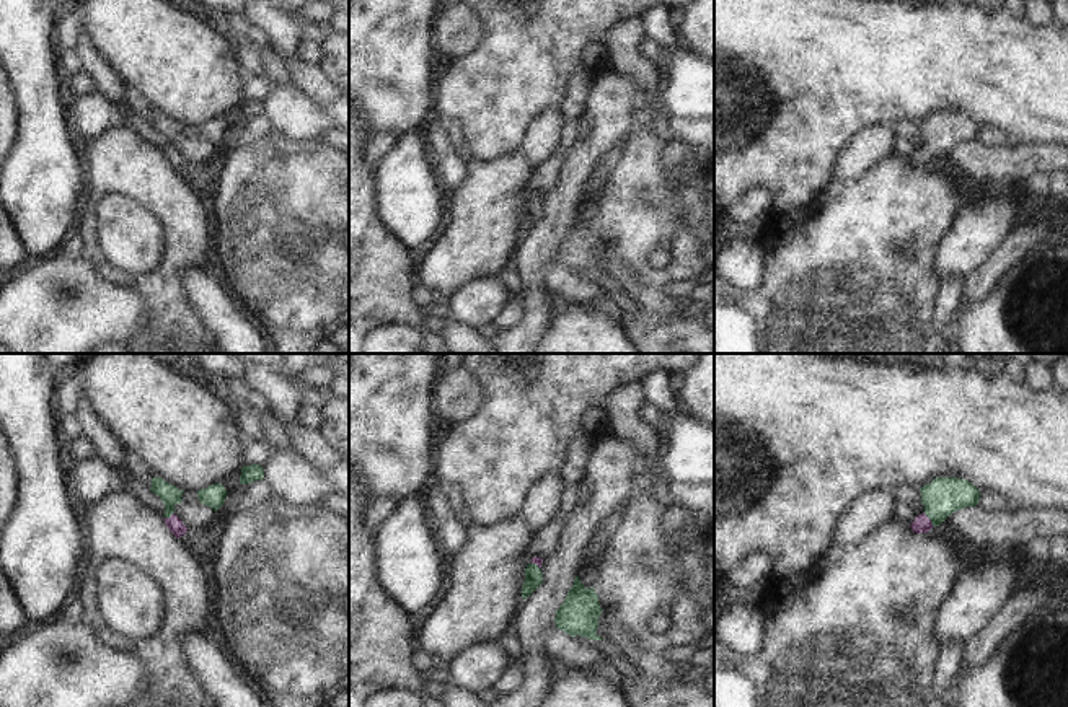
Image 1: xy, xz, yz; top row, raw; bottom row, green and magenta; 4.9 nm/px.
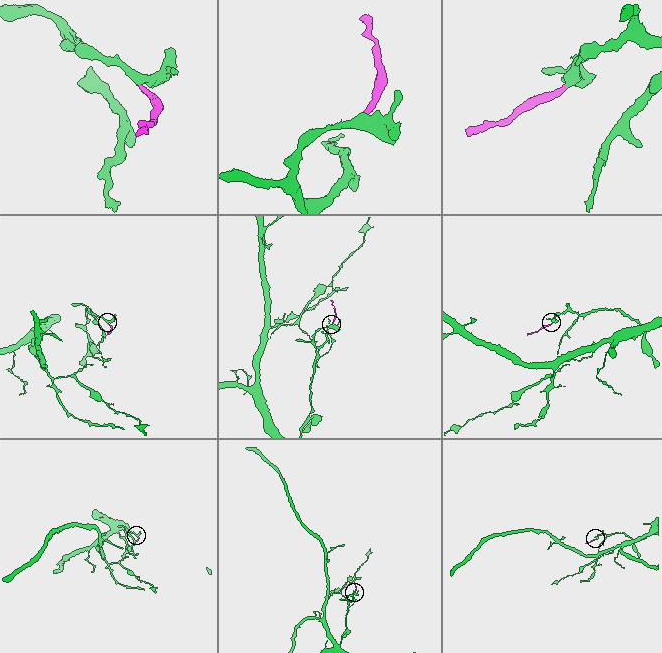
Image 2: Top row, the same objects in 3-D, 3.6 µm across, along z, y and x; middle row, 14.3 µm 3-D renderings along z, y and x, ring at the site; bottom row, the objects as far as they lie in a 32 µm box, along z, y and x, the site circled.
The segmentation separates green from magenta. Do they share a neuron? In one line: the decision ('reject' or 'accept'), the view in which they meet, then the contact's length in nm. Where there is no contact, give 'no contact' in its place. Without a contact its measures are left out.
accept; meets green in yz; contact 80 nm long

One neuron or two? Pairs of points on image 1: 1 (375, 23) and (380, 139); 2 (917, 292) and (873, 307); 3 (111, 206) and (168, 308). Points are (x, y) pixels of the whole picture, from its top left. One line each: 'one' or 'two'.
1: two
2: one
3: two

